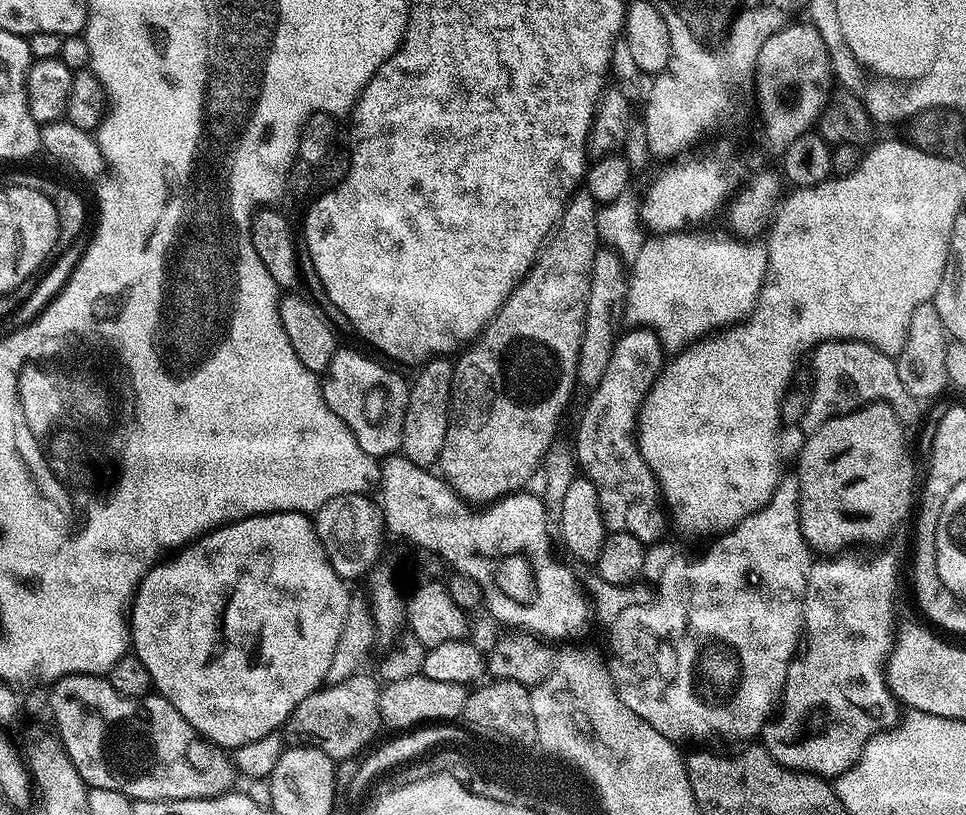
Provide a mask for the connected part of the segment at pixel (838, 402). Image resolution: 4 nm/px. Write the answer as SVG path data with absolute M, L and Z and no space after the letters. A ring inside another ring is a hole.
M824 340L811 349L812 388L808 392L806 414L798 425L801 433L818 430L830 418L860 408L863 404L889 404L901 424L911 426L920 420L921 401L915 400L898 378L898 366L893 357L870 346L865 340Z

